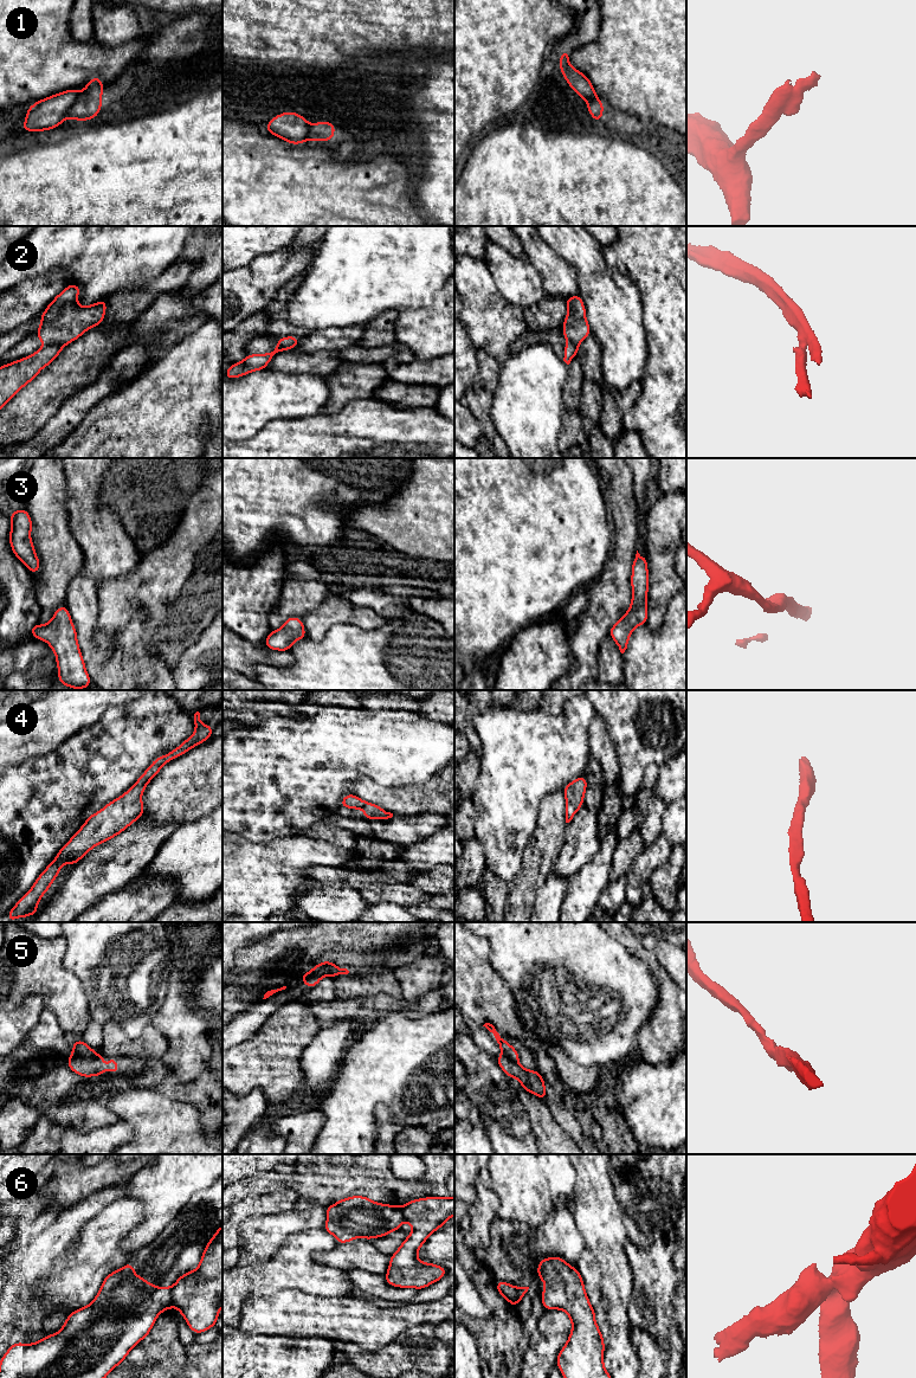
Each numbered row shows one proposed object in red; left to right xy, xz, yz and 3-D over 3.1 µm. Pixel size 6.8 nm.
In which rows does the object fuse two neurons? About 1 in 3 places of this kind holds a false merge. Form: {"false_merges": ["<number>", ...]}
{"false_merges": ["1", "2", "5", "6"]}

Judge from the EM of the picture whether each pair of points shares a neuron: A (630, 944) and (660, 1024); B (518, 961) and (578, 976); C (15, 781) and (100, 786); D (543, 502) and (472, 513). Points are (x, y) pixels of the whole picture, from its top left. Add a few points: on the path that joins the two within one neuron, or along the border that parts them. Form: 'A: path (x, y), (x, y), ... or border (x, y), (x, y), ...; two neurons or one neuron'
A: path (650, 961), (666, 984), (666, 1004); one neuron
B: path (533, 961), (556, 961), (563, 968); one neuron
C: path (37, 786), (78, 786); one neuron
D: path (526, 513), (490, 513); one neuron

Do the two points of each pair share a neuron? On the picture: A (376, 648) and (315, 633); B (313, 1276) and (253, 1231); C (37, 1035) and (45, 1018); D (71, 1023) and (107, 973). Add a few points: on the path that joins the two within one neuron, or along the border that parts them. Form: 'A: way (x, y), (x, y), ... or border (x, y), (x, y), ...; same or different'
A: border (350, 625), (335, 624), (318, 641), (307, 637); different
B: border (301, 1234), (290, 1234), (268, 1260), (252, 1262); different
C: way (40, 1031), (45, 1026), (45, 1022); same
D: border (75, 974), (81, 982), (88, 1000), (89, 1019); different

